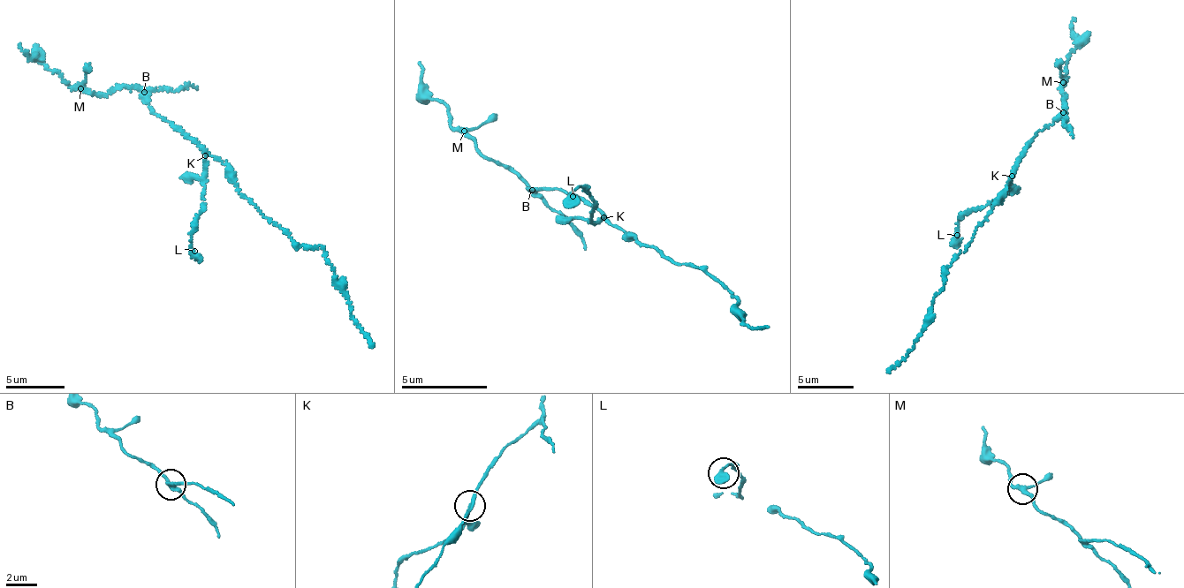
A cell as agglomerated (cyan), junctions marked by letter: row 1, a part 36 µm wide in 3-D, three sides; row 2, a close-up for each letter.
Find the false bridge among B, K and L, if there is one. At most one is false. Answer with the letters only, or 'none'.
B

